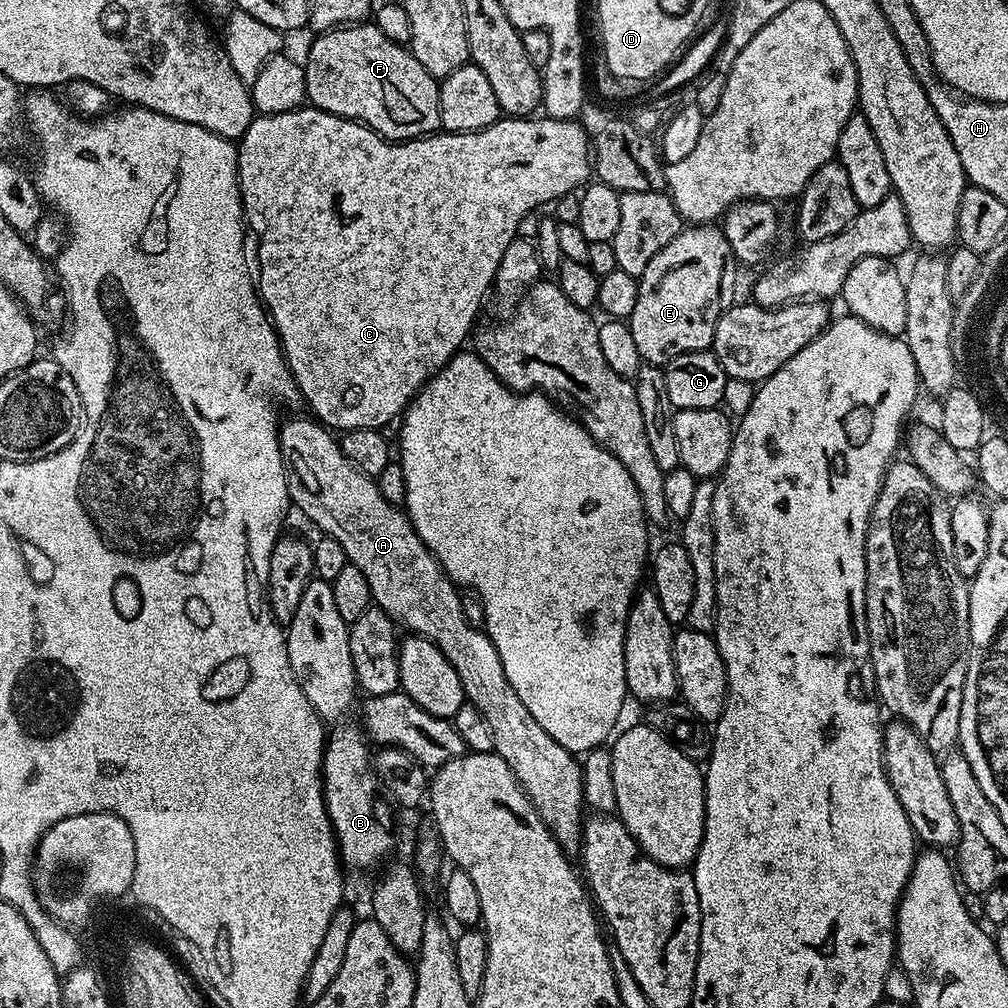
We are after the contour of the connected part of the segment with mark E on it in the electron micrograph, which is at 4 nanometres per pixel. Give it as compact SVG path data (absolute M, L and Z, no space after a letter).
M715 223L681 227L674 242L666 242L638 277L638 302L634 302L634 310L626 322L630 326L630 334L634 334L641 361L664 366L678 354L711 349L718 318L737 299L736 271L736 255L730 250L730 242L726 242L723 227Z

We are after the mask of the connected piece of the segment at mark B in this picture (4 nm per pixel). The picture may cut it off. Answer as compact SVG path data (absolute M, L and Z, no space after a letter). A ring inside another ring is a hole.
M313 578L308 581L302 594L302 602L298 602L298 614L294 614L292 621L286 625L286 639L290 666L294 670L298 686L302 686L306 698L312 703L312 709L320 715L325 725L331 726L324 745L324 805L328 807L328 817L332 823L332 830L336 833L340 859L347 867L349 864L352 868L372 868L391 854L396 840L392 837L392 812L388 809L387 802L380 797L382 785L376 779L374 752L370 747L370 741L359 723L351 724L348 720L340 720L343 716L351 714L352 703L356 700L356 692L358 693L354 658L350 658L349 627L342 614L338 614L337 608L334 607L331 583Z

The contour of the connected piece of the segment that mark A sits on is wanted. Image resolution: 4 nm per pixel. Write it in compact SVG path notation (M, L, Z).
M315 419L288 420L279 425L280 452L284 456L284 466L288 474L288 494L293 505L300 507L300 512L308 520L313 520L323 535L333 536L342 542L342 550L346 550L350 563L358 566L362 574L366 574L366 582L370 582L370 594L375 607L380 608L387 616L391 616L397 625L408 627L407 631L426 637L454 666L458 678L464 687L464 699L472 704L490 722L490 731L494 733L495 753L501 756L510 766L514 778L520 788L530 798L534 810L542 818L542 822L550 830L560 847L569 854L580 851L582 835L582 817L586 812L584 791L582 790L581 761L566 746L558 746L538 722L522 706L522 698L514 694L514 686L506 678L506 670L502 670L502 658L498 658L498 650L494 650L494 642L490 642L487 632L467 621L463 613L463 602L457 585L442 570L434 554L424 545L422 538L414 530L408 520L407 511L397 505L386 502L382 498L379 483L365 472L359 472L342 454L339 439L325 425Z

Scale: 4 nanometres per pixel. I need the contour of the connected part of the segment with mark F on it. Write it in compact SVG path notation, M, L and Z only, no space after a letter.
M361 22L359 24L349 24L342 28L333 28L331 32L322 32L315 37L313 45L310 46L309 60L303 66L305 70L305 90L307 92L307 103L313 108L321 108L323 112L329 112L335 116L341 116L344 120L355 120L371 128L373 132L384 137L385 140L399 142L402 140L414 140L421 136L435 133L440 128L440 86L437 77L431 76L414 58L414 54L403 44L390 42L382 30L376 28L375 23Z

